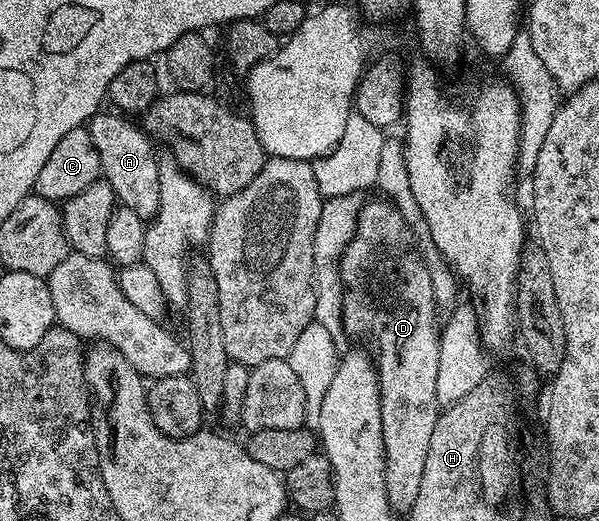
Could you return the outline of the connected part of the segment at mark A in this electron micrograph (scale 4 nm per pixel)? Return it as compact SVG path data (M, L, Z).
M101 111L91 118L86 128L98 152L101 176L110 183L117 202L137 212L139 218L149 221L158 209L159 160L154 157L151 138L143 128L130 121L133 120L117 112Z

